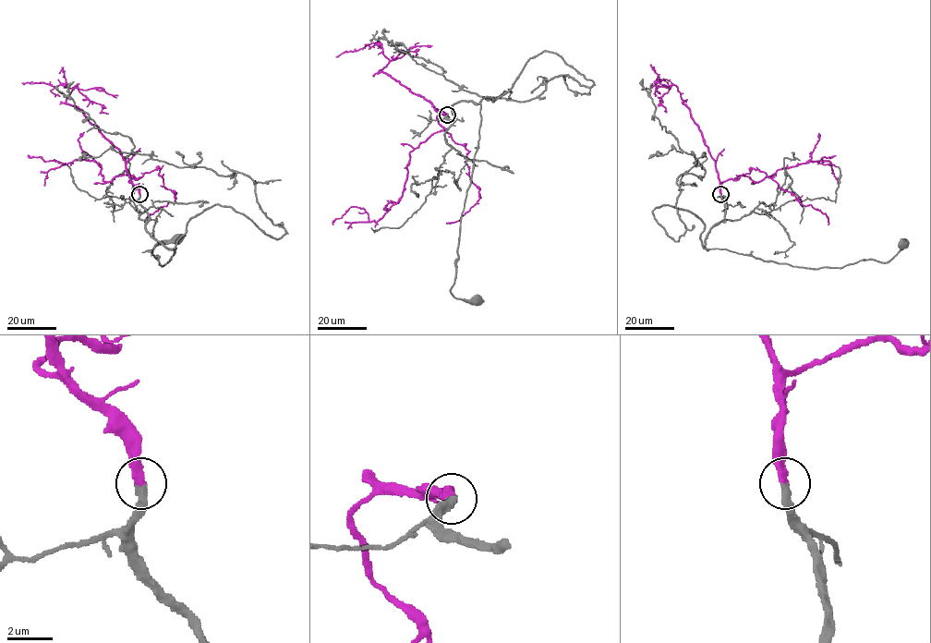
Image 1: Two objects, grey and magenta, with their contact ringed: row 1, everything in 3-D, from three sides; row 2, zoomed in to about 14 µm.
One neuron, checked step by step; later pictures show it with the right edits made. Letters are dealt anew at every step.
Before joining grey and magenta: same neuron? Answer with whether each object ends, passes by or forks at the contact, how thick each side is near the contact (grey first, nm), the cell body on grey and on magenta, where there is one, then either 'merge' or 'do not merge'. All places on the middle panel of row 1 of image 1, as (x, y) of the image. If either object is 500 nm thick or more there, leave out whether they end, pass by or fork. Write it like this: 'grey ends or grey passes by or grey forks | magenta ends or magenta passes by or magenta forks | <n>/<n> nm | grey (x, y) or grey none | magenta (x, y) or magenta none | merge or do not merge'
grey ends | magenta ends | 340/360 nm | grey (476, 300) | magenta none | merge

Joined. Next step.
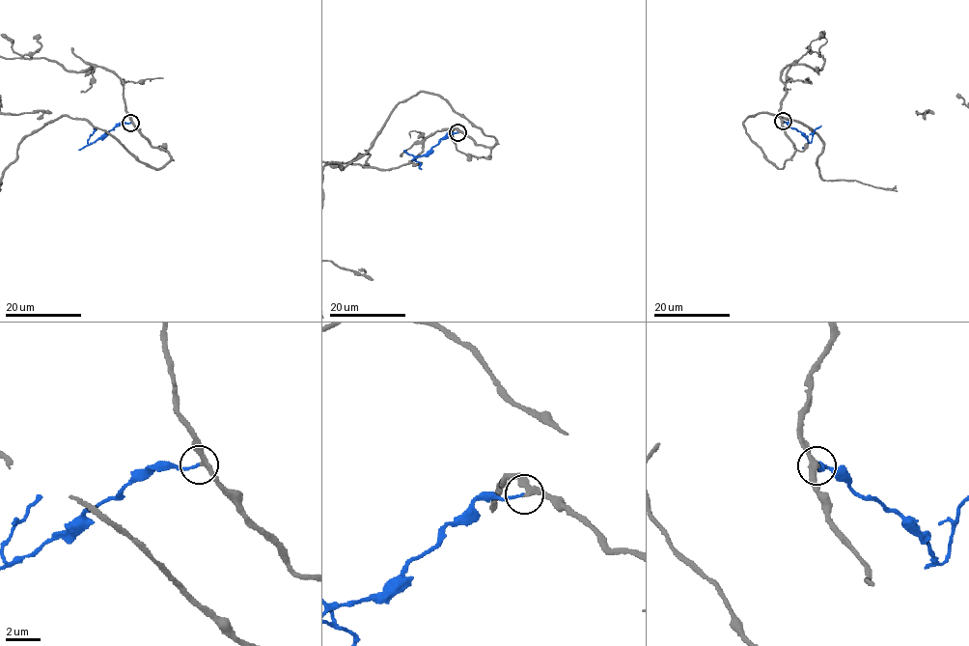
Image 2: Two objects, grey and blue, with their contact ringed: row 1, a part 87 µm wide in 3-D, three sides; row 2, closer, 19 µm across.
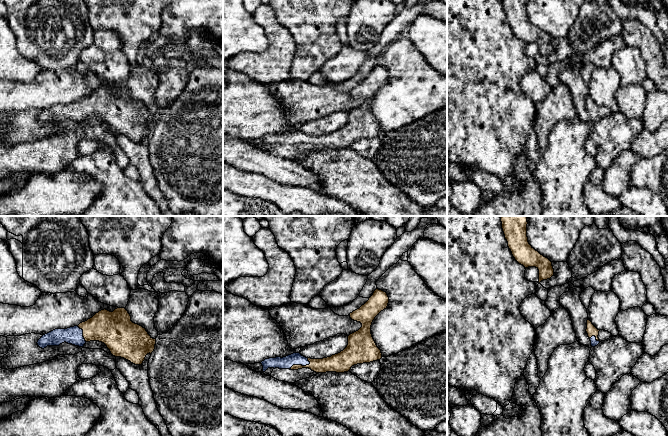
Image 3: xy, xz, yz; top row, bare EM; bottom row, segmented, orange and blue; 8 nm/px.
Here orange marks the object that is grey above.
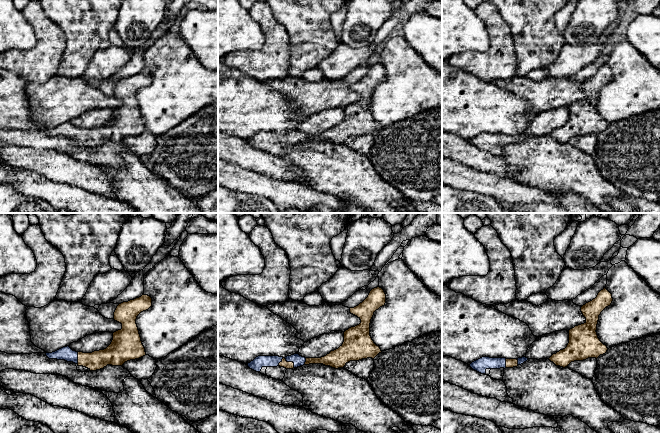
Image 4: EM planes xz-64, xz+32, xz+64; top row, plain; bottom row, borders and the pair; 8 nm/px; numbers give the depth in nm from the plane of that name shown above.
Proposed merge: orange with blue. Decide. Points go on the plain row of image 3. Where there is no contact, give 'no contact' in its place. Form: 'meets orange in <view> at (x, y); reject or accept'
meets orange in xz at (299, 141); accept

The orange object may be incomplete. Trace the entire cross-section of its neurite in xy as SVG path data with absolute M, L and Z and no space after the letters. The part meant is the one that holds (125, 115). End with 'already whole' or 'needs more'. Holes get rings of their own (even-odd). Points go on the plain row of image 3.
M117 84L113 88L101 86L78 102L55 105L43 111L37 120L42 125L64 118L83 123L90 117L104 119L113 132L135 141L141 141L146 131L152 130L156 120L156 115L145 104L131 97L125 84Z | needs more

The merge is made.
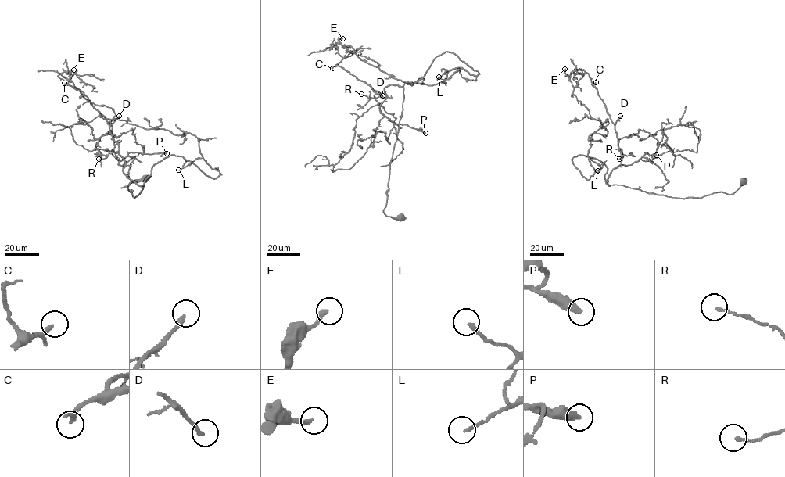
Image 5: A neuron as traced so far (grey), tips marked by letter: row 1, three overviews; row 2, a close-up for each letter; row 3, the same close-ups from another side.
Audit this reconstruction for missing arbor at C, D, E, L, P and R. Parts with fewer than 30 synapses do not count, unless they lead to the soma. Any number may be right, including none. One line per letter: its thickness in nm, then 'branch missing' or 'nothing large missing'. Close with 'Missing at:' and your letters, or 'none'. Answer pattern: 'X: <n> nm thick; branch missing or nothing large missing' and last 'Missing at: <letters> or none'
C: 170 nm thick; branch missing
D: 220 nm thick; branch missing
E: 200 nm thick; nothing large missing
L: 180 nm thick; nothing large missing
P: 400 nm thick; branch missing
R: 140 nm thick; nothing large missing
Missing at: C, D, P

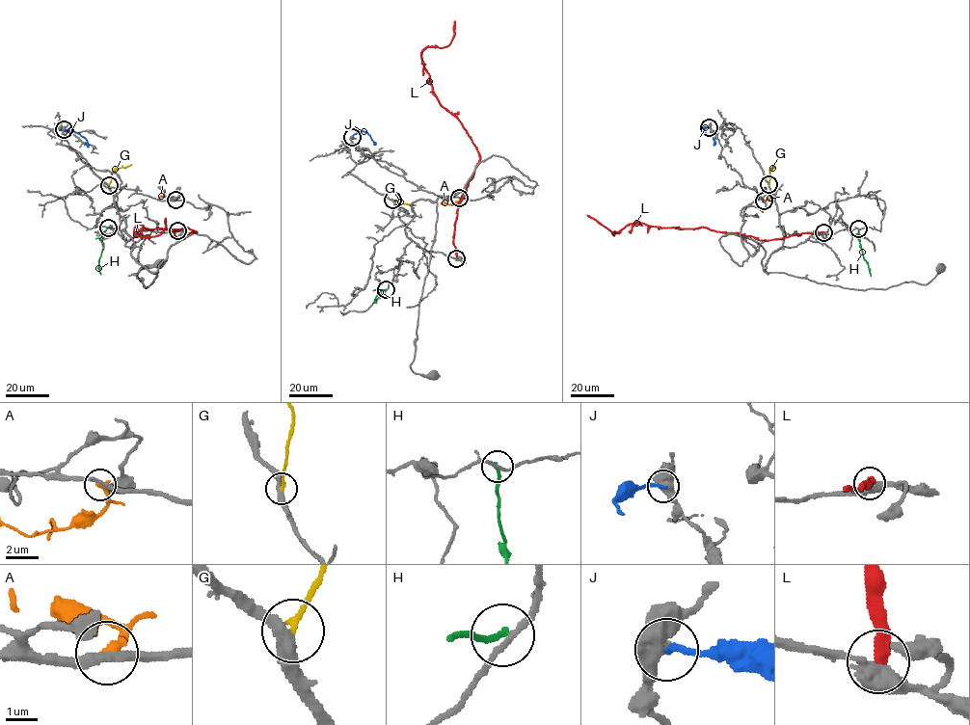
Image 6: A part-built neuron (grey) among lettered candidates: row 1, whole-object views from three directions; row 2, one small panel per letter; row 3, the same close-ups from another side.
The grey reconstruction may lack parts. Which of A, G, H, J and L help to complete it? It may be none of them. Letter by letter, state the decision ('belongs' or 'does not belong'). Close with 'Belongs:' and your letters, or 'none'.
A: does not belong
G: belongs
H: does not belong
J: does not belong
L: does not belong
Belongs: G

